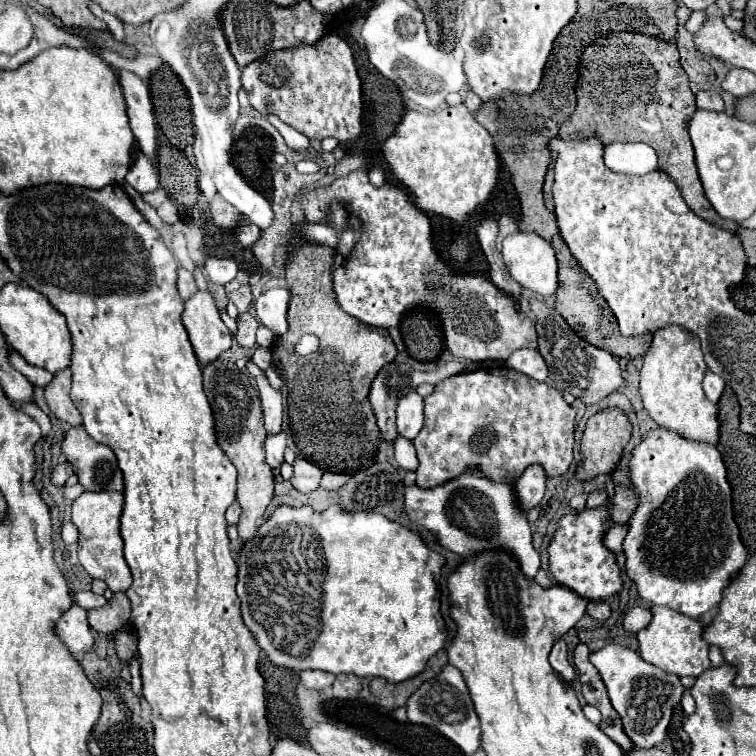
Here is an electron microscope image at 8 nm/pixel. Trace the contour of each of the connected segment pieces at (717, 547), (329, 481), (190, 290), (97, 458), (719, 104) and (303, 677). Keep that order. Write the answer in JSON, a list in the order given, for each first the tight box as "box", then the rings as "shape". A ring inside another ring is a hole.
[{"box":[624,428,748,618],"shape":[[[656,428],[632,452],[630,476],[640,502],[624,538],[626,574],[638,586],[642,600],[650,602],[652,606],[666,606],[686,616],[698,618],[722,600],[724,588],[730,582],[730,574],[738,572],[748,560],[748,552],[740,542],[738,526],[734,522],[732,496],[722,456],[716,446],[690,442],[668,432],[666,428]]]},{"box":[322,472,346,490],"shape":[[[324,472],[322,474],[322,488],[324,490],[336,490],[342,484],[346,484],[346,474],[336,474],[336,472]]]},{"box":[178,268,198,300],"shape":[[[178,268],[178,292],[180,292],[180,298],[182,300],[188,300],[196,290],[198,288],[194,284],[192,274],[186,268]]]},{"box":[60,428,124,490],"shape":[[[70,428],[60,450],[86,490],[124,490],[122,472],[116,464],[114,452],[108,446],[94,442],[84,428]]]},{"box":[696,92,724,110],"shape":[[[698,92],[696,94],[696,106],[702,110],[724,110],[724,102],[718,92]]]},{"box":[300,670,336,690],"shape":[[[304,670],[304,672],[300,672],[300,682],[306,688],[314,688],[314,690],[328,688],[328,686],[332,686],[334,680],[336,680],[334,674],[328,674],[328,672],[322,672],[322,670]]]}]

